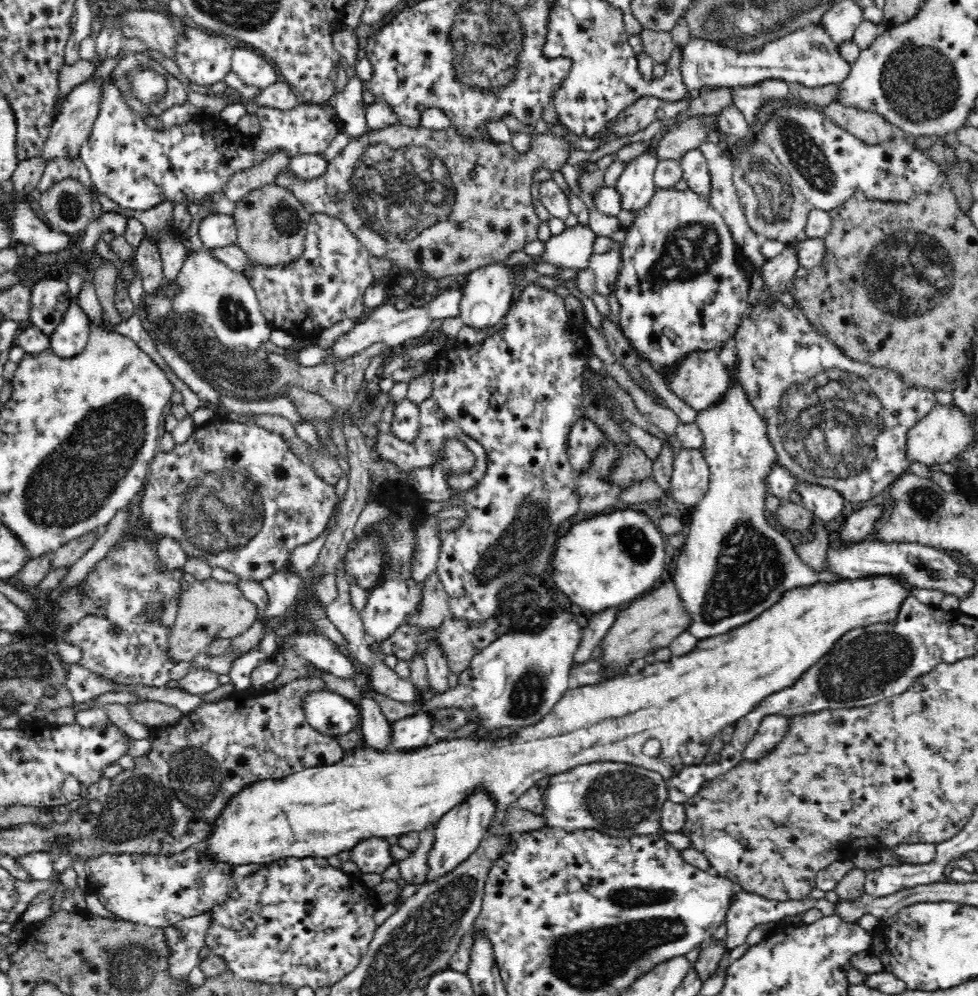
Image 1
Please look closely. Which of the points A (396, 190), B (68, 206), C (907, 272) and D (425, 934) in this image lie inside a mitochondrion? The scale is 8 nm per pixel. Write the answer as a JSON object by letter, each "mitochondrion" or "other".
{"A":"mitochondrion","B":"mitochondrion","C":"mitochondrion","D":"mitochondrion"}

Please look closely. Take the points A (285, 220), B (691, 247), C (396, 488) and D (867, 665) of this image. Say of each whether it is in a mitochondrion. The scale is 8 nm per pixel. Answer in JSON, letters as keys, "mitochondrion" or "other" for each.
{"A":"mitochondrion","B":"mitochondrion","C":"other","D":"mitochondrion"}

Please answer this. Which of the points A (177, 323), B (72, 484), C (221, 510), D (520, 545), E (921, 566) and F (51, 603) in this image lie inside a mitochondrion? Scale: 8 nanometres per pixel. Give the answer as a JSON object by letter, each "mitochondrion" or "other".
{"A":"mitochondrion","B":"mitochondrion","C":"mitochondrion","D":"mitochondrion","E":"other","F":"other"}

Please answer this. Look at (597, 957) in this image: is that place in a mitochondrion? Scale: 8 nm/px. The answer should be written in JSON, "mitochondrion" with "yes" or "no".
{"mitochondrion":"yes"}

